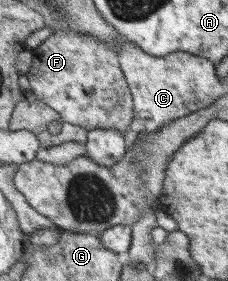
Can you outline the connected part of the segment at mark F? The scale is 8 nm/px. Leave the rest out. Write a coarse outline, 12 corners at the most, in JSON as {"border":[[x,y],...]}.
{"border":[[68,30],[32,51],[31,94],[86,131],[134,117],[114,47]]}

